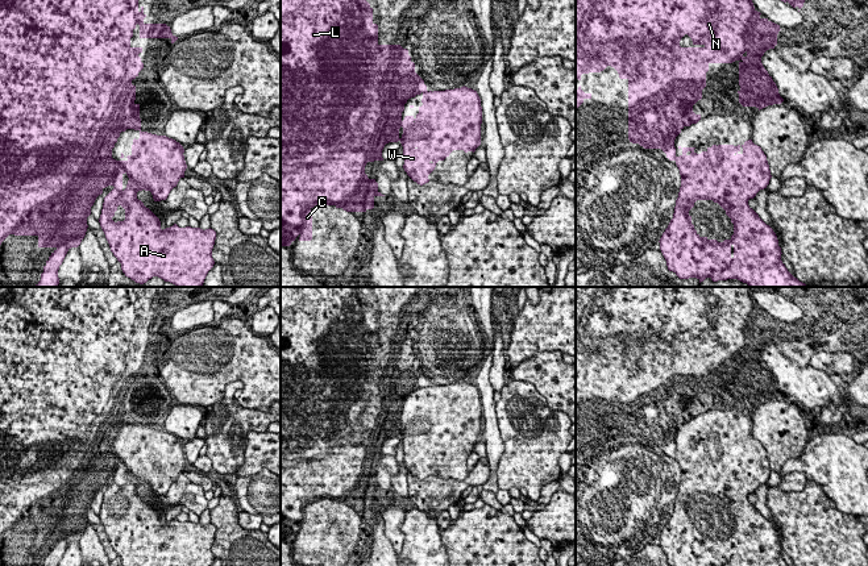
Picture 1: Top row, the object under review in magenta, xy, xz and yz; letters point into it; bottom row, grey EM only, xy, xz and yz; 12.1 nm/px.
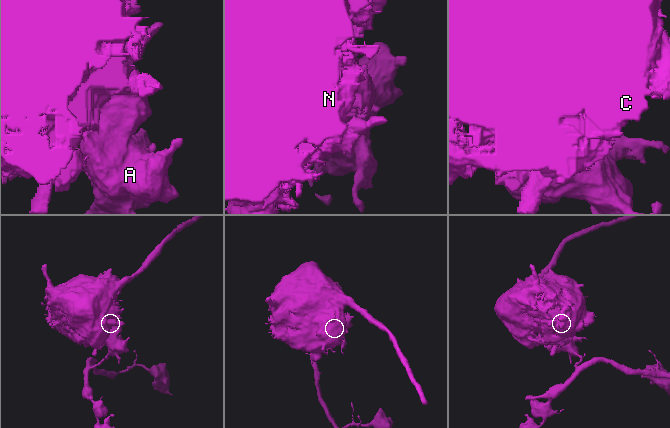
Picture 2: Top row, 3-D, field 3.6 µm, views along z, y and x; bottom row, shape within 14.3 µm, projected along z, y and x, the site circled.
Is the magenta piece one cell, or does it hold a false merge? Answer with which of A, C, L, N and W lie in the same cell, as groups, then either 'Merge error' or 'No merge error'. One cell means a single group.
Groups: A W / C L N. Merge error

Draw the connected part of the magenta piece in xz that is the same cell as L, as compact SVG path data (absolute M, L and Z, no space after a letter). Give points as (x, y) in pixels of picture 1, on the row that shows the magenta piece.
M281 0L281 246L290 246L292 241L298 237L299 241L312 240L312 208L315 205L335 205L336 208L342 208L346 212L366 212L374 208L374 197L385 196L378 191L378 183L375 179L369 179L365 174L365 166L367 162L383 161L382 150L389 142L398 142L399 129L402 126L402 112L404 111L404 104L408 99L416 95L423 95L419 111L423 112L428 103L428 91L424 80L415 72L415 63L408 55L408 50L403 49L400 45L379 45L378 43L378 25L373 22L373 8L366 0Z

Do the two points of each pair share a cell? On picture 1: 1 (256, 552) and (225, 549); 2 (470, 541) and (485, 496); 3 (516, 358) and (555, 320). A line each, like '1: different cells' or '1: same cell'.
1: same cell
2: different cells
3: same cell

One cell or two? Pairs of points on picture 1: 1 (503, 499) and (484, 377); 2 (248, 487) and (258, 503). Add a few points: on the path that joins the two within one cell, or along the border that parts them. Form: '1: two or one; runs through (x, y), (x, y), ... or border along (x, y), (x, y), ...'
1: two; border along (499, 488), (495, 494)
2: one; runs through (252, 491), (258, 499)

